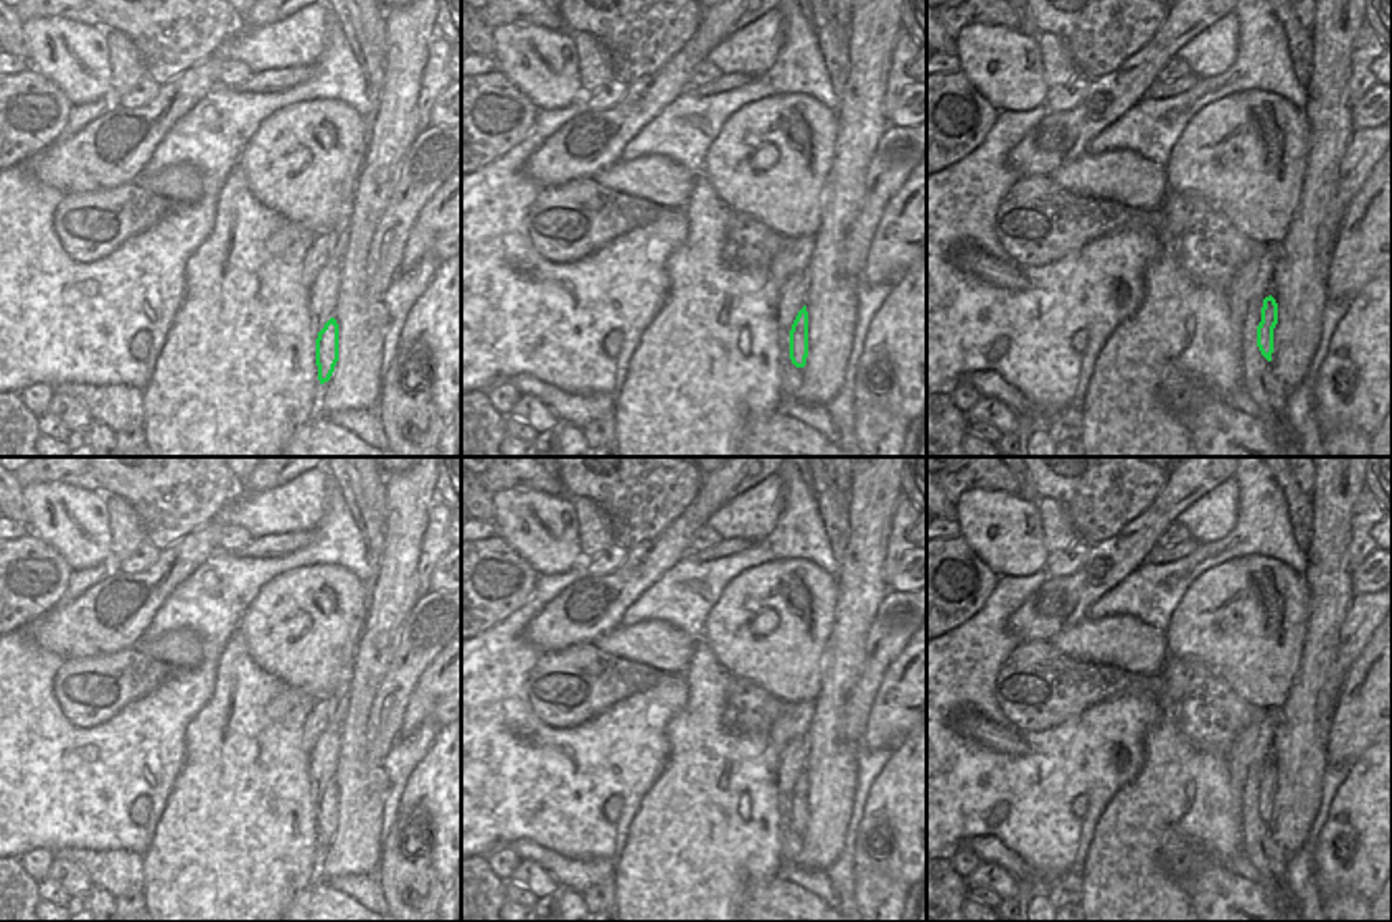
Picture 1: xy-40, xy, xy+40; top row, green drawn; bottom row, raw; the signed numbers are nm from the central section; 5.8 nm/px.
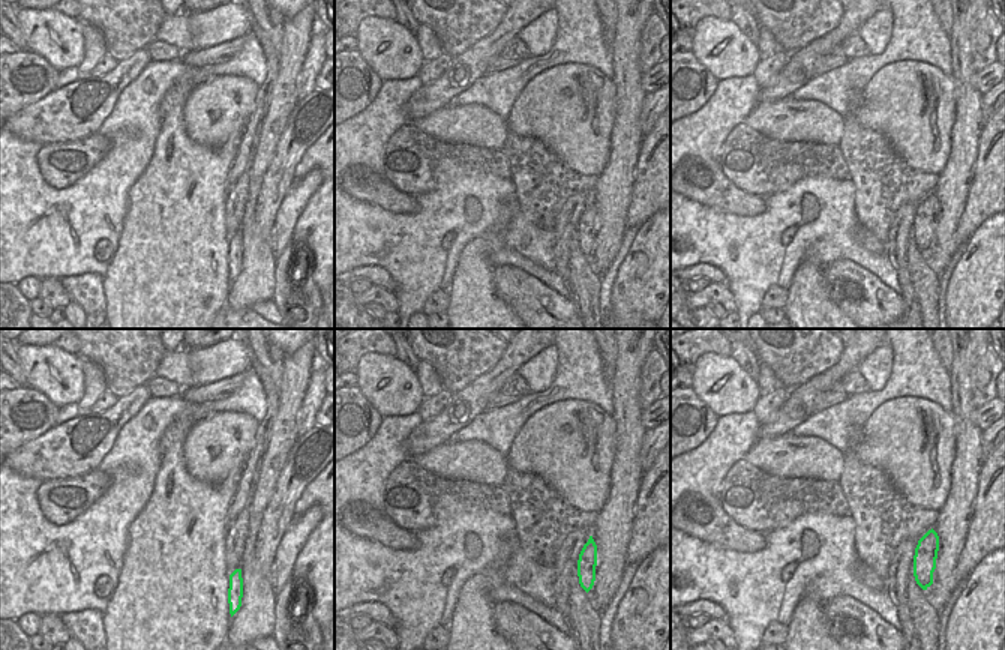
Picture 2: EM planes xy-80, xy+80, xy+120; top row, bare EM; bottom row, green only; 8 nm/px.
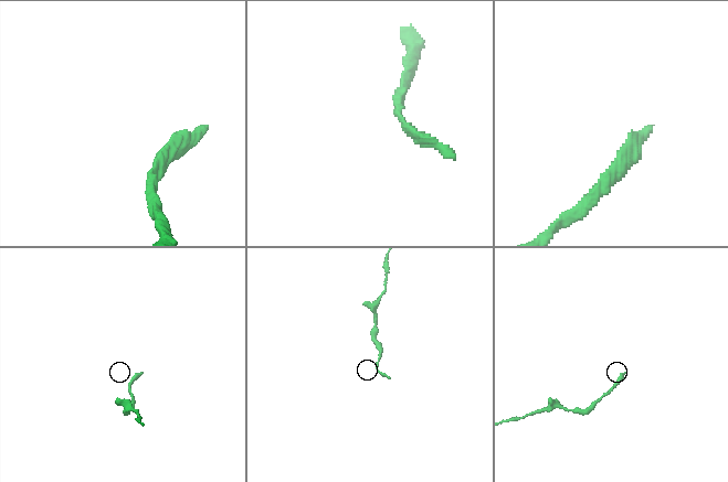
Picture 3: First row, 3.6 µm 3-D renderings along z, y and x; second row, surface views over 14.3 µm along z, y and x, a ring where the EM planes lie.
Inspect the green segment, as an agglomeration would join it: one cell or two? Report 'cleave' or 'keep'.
keep

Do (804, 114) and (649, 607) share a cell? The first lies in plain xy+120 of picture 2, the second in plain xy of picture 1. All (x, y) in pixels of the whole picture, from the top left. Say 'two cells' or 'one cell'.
two cells

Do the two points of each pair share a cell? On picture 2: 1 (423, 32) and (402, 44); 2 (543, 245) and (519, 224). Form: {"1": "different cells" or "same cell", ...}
{"1": "different cells", "2": "same cell"}

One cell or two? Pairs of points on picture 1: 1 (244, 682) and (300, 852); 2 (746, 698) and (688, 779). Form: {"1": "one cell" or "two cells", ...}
{"1": "one cell", "2": "two cells"}

